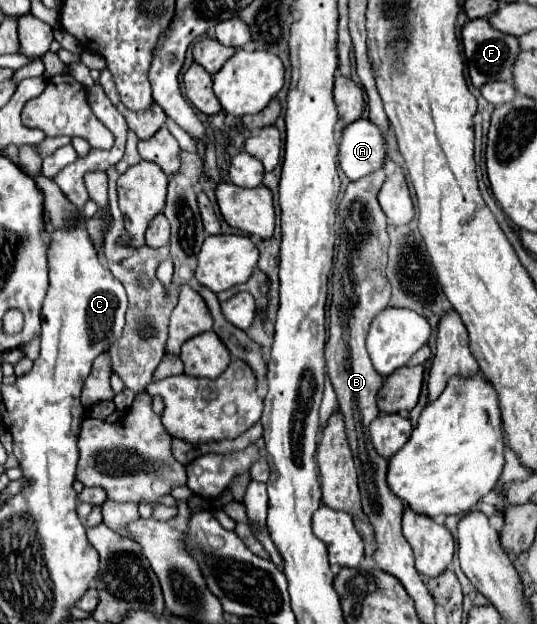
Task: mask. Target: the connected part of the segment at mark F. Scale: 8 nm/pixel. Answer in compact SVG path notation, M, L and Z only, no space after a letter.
M486 18L478 20L468 20L462 26L462 44L464 44L464 54L468 60L468 74L472 78L474 88L482 88L488 82L498 82L498 80L512 80L512 66L514 60L520 54L520 44L516 36L498 32L488 24Z

